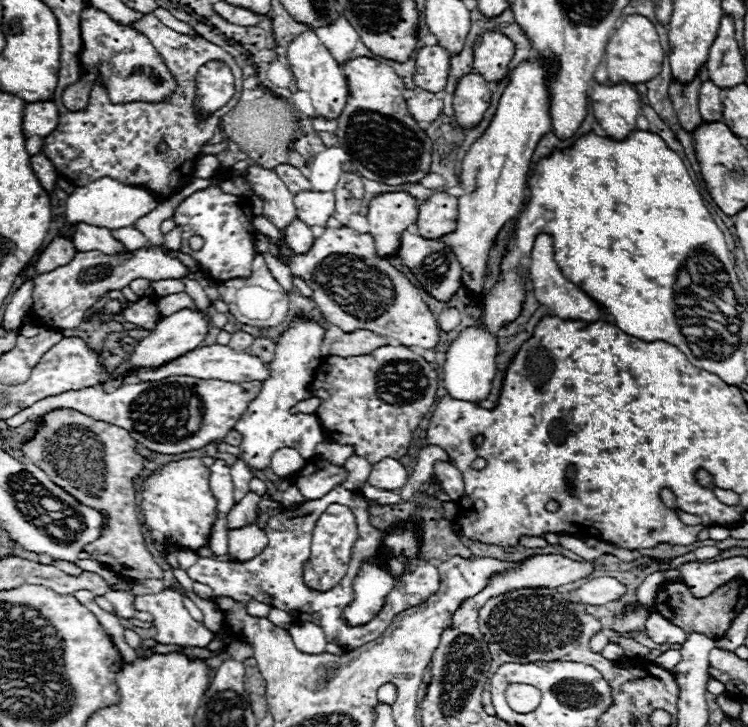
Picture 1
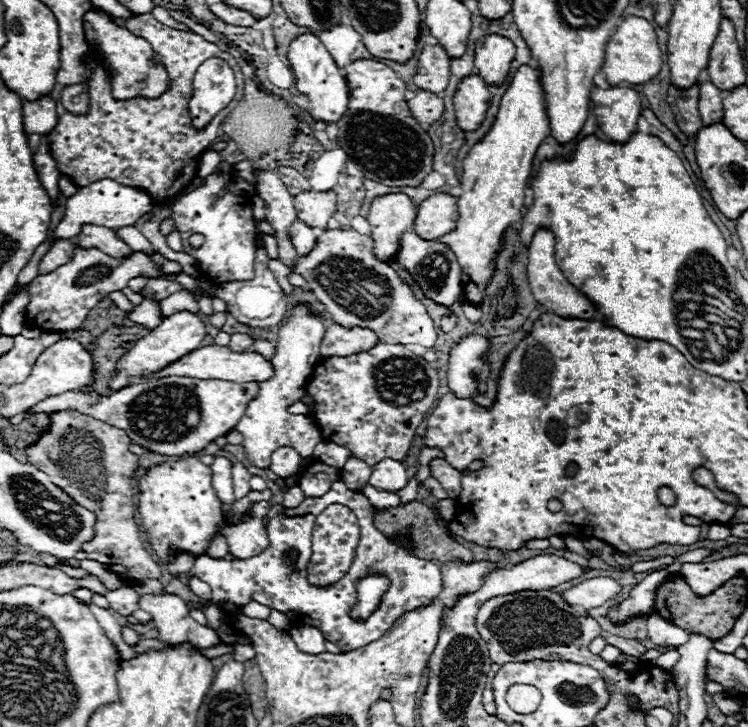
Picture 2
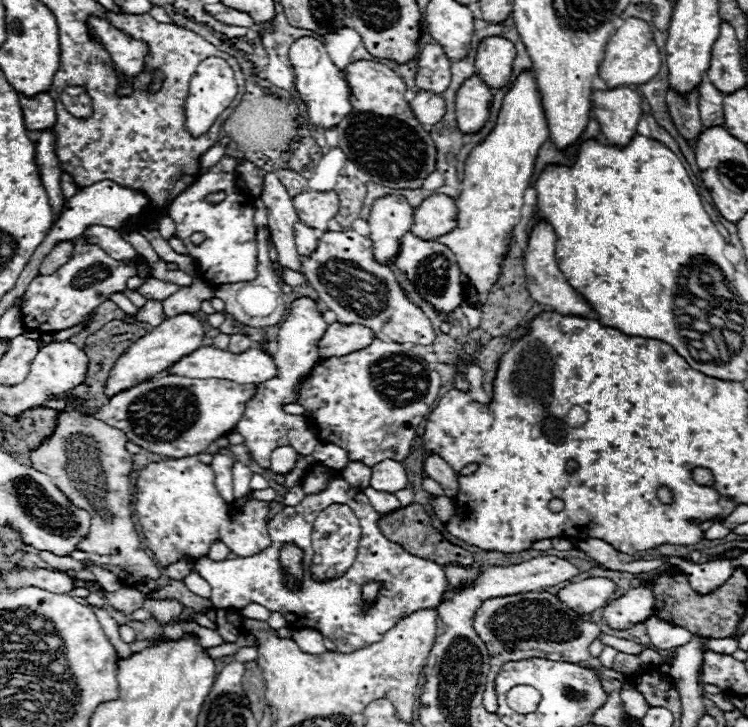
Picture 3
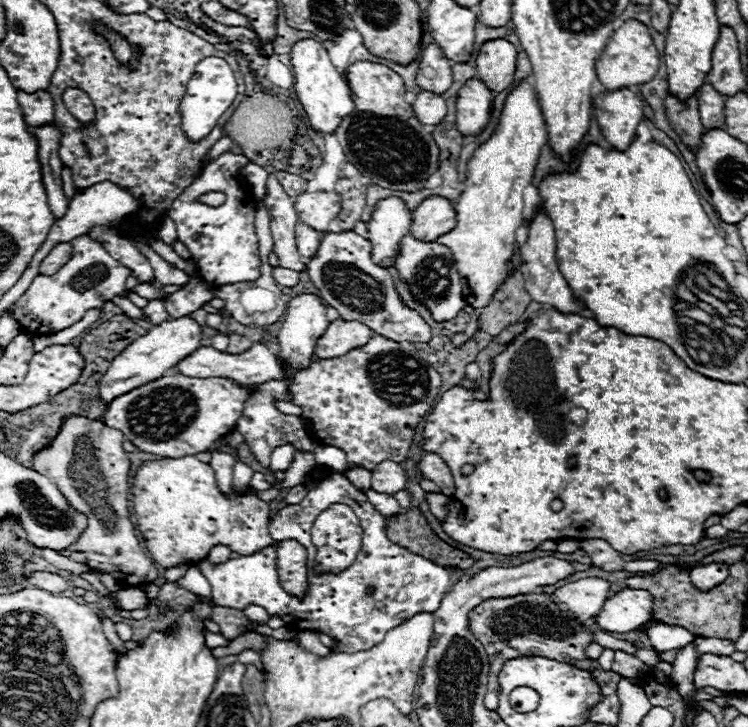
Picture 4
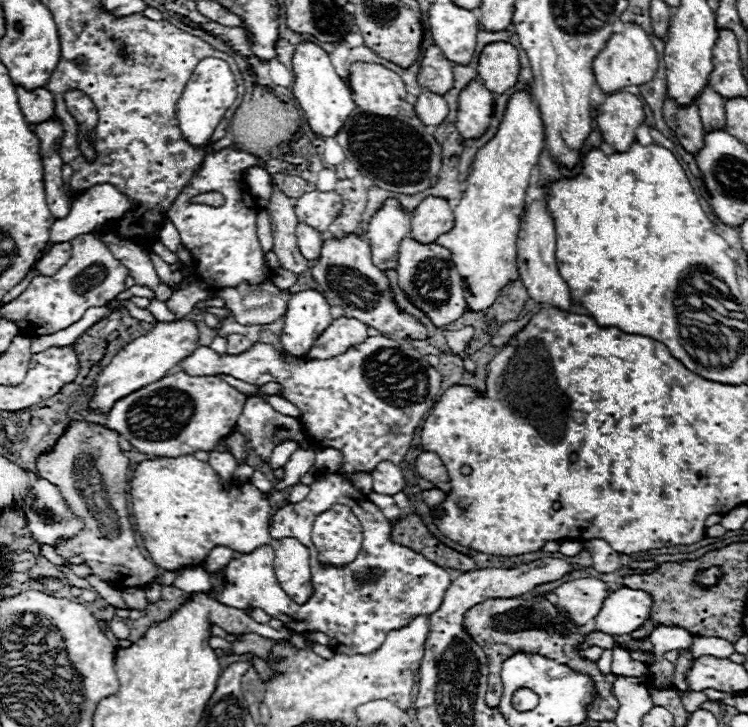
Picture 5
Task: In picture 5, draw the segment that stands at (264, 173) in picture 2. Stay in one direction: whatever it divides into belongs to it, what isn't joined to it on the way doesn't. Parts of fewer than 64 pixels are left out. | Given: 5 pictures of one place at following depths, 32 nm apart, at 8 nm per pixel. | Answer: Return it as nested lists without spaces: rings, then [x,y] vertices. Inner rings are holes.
[[[272,182],[272,196],[270,196],[270,222],[272,222],[272,236],[274,236],[274,252],[280,260],[280,266],[302,274],[308,270],[308,260],[300,254],[296,244],[296,226],[298,218],[294,212],[294,198],[282,194],[282,190]]]

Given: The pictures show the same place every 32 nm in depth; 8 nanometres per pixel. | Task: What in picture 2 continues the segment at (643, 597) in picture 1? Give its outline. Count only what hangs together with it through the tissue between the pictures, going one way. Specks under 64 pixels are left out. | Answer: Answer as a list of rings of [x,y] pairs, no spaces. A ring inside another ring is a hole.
[[[656,570],[652,574],[648,574],[634,590],[632,590],[632,596],[628,600],[624,600],[620,604],[620,608],[614,608],[610,612],[610,618],[616,622],[616,620],[626,620],[628,616],[636,616],[636,614],[650,614],[654,612],[654,596],[656,596],[656,588],[658,584],[666,578],[666,570]]]

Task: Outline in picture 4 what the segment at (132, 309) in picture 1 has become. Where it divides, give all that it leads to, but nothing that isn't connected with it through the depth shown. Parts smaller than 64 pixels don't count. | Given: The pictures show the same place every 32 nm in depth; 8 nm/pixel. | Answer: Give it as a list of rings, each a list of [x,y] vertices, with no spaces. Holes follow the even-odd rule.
[[[150,300],[142,310],[144,310],[144,316],[148,318],[150,324],[160,324],[162,320],[170,318],[166,314],[166,310],[164,310],[164,302],[162,300]]]

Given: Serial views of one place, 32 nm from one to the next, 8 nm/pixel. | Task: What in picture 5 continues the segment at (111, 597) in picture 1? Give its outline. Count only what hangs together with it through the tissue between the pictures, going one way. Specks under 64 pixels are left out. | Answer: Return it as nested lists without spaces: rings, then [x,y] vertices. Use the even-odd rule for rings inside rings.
[[[128,588],[122,592],[125,604],[131,609],[144,610],[149,602],[145,598],[144,590],[139,588]]]

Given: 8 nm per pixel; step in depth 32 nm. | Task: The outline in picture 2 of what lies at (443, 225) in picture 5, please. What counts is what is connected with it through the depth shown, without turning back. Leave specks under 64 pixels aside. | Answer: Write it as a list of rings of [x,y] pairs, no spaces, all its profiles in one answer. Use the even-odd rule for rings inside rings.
[[[432,194],[418,206],[414,230],[426,240],[436,240],[456,228],[458,208],[456,198],[450,194]]]

